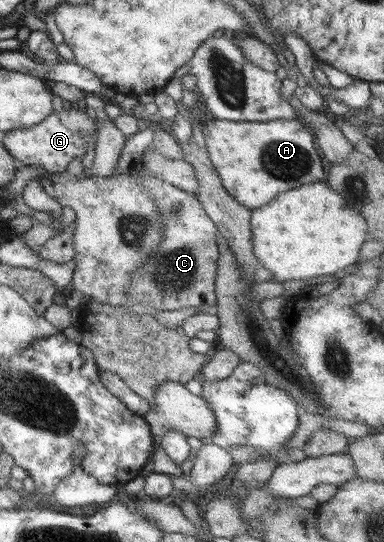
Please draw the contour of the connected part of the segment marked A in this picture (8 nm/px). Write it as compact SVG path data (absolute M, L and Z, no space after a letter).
M213 119L203 126L206 148L223 187L250 210L267 205L284 191L324 180L325 169L313 144L314 137L296 119L268 122Z

